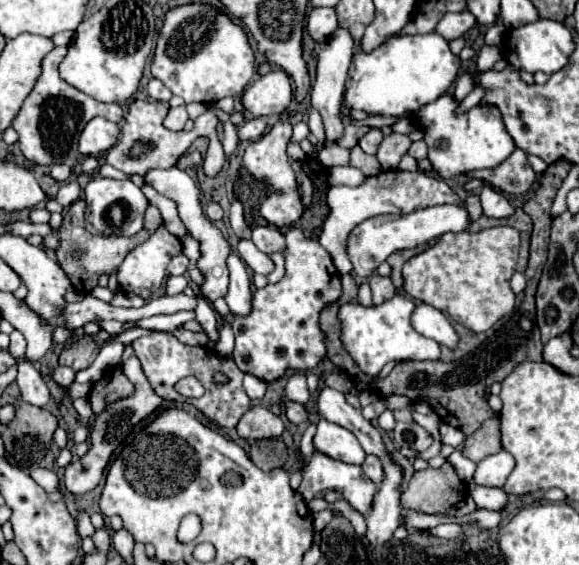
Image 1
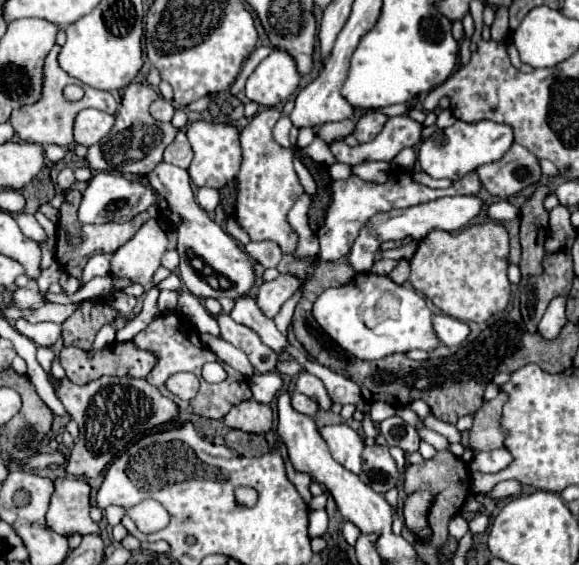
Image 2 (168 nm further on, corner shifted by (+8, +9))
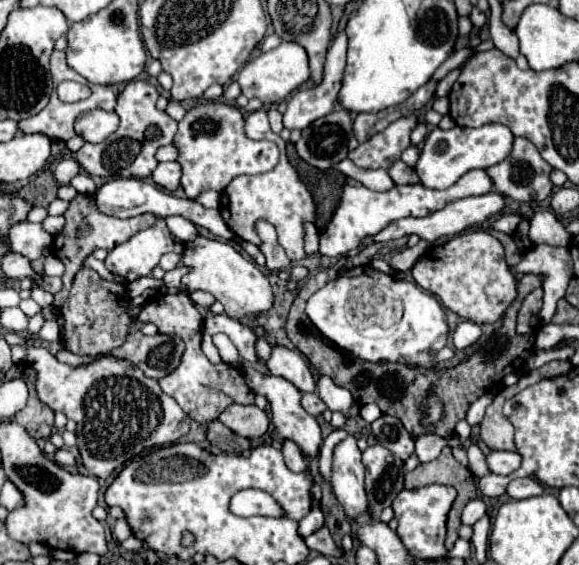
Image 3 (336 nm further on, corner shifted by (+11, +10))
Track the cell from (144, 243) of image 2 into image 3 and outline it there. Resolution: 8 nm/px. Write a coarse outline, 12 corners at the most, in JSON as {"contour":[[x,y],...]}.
{"contour":[[164,219],[114,247],[104,265],[146,277],[164,253],[182,253]]}

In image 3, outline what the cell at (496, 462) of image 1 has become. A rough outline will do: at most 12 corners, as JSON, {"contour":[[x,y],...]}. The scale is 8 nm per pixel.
{"contour":[[490,451],[488,469],[510,475],[522,463],[514,451]]}

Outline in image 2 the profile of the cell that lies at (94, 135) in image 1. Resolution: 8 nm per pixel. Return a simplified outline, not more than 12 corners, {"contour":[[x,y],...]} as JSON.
{"contour":[[81,110],[75,142],[97,144],[115,124],[101,110]]}

